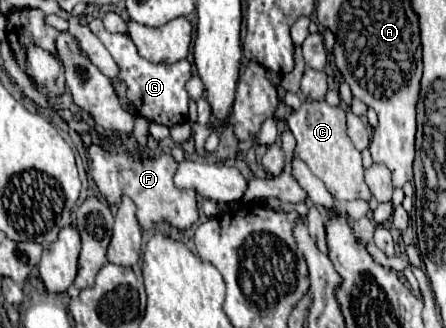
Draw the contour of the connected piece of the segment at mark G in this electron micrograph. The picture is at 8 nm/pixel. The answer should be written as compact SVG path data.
M102 19L88 21L90 31L104 43L118 65L118 79L126 85L126 99L132 103L136 117L146 117L152 123L160 123L172 127L176 123L184 123L188 119L188 93L184 89L186 81L190 79L190 63L186 59L176 61L172 65L166 63L150 63L142 59L132 43L132 39L124 33L110 33L104 29Z

